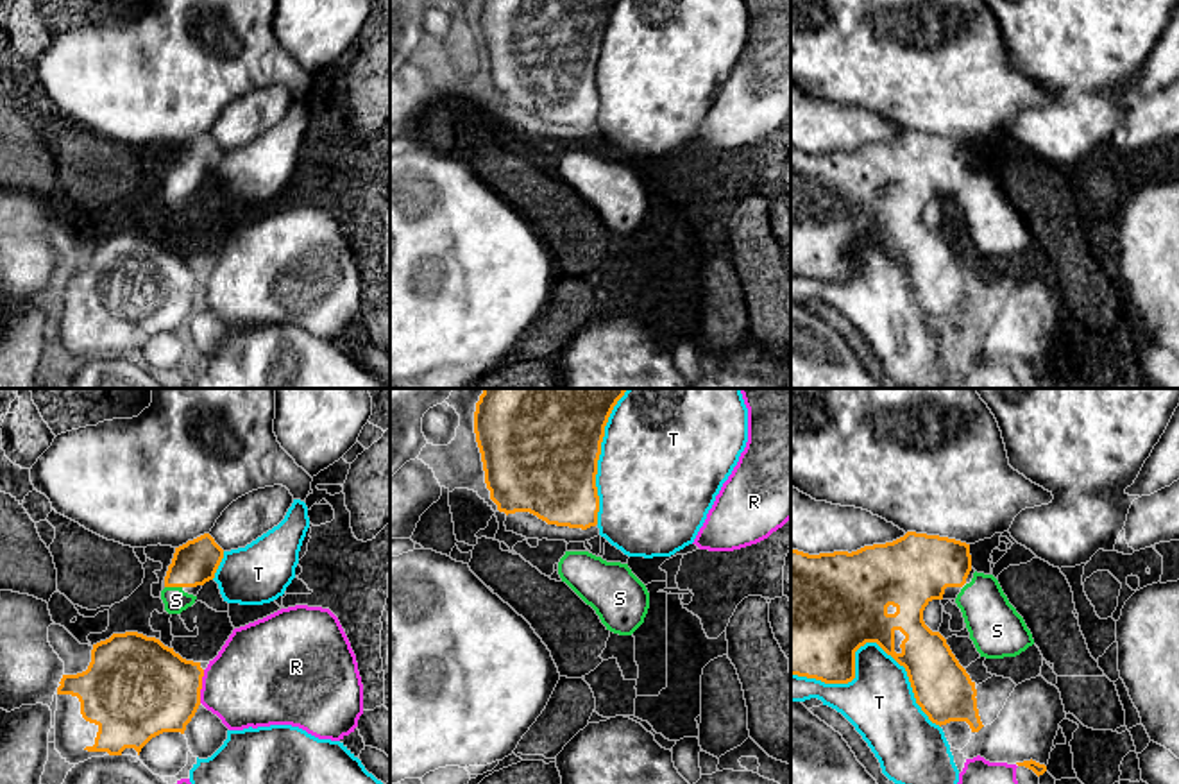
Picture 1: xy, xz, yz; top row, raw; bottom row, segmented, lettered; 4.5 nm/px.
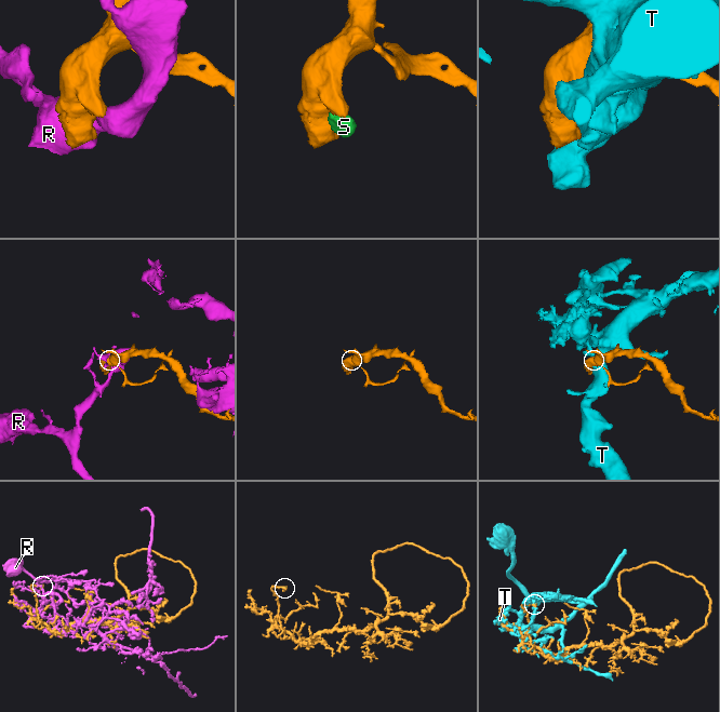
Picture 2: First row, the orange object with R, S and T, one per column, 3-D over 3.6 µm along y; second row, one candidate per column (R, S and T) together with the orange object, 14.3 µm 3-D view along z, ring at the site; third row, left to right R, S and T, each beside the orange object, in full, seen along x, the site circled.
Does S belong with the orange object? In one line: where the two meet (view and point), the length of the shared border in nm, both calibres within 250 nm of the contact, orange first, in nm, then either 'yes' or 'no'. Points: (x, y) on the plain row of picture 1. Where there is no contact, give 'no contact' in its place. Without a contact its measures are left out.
contact xy (174, 185); length 80 nm; calibres 200 and 110 nm; yes

